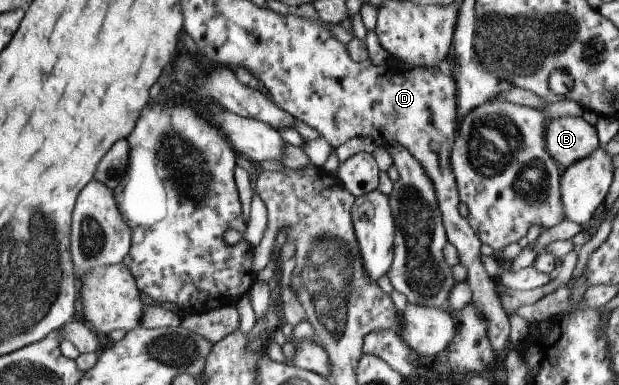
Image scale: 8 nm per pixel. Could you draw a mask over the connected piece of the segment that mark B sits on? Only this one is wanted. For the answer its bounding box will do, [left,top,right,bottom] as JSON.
[544,116,600,171]

